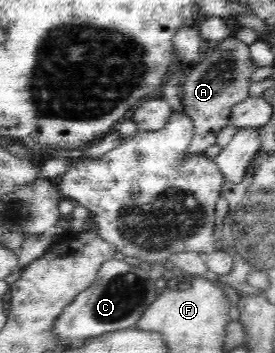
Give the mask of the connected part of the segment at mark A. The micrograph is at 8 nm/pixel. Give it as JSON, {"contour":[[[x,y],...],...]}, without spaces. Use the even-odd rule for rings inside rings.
{"contour":[[[234,34],[226,40],[215,42],[210,49],[204,52],[204,60],[190,70],[187,76],[181,81],[183,110],[193,120],[194,137],[187,146],[187,156],[194,156],[206,150],[212,144],[217,144],[218,133],[229,125],[229,114],[234,104],[247,100],[250,96],[250,76],[258,67],[250,59],[250,46],[238,40]]]}

